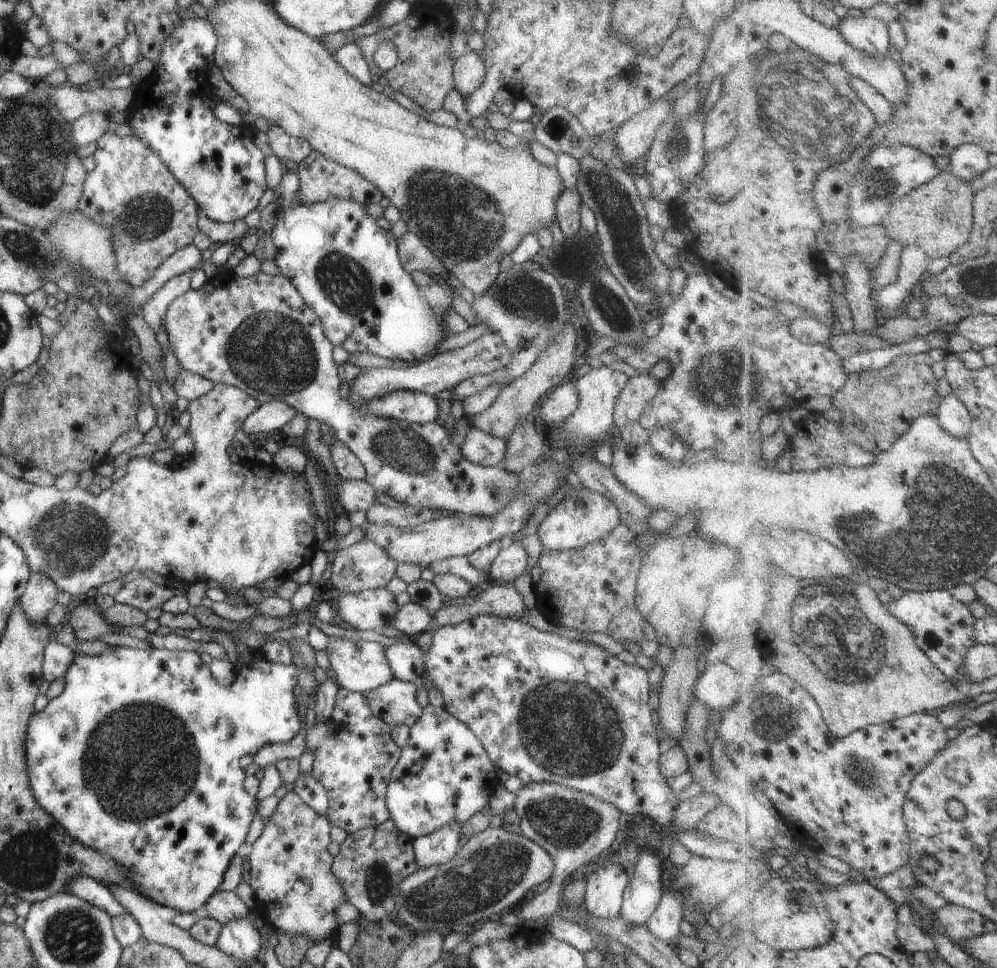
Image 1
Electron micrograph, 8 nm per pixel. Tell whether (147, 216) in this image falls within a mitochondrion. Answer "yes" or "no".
yes

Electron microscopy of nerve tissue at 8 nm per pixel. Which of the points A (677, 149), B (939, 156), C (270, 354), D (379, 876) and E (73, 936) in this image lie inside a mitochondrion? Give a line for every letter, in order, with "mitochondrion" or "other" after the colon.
A: mitochondrion
B: other
C: mitochondrion
D: mitochondrion
E: mitochondrion

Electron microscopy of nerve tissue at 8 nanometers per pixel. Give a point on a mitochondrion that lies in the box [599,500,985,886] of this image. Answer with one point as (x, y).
(846, 637)

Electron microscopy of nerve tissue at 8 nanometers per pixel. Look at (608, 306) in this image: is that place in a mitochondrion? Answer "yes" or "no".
yes

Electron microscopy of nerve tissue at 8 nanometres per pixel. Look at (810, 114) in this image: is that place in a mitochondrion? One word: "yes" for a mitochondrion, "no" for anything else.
yes

